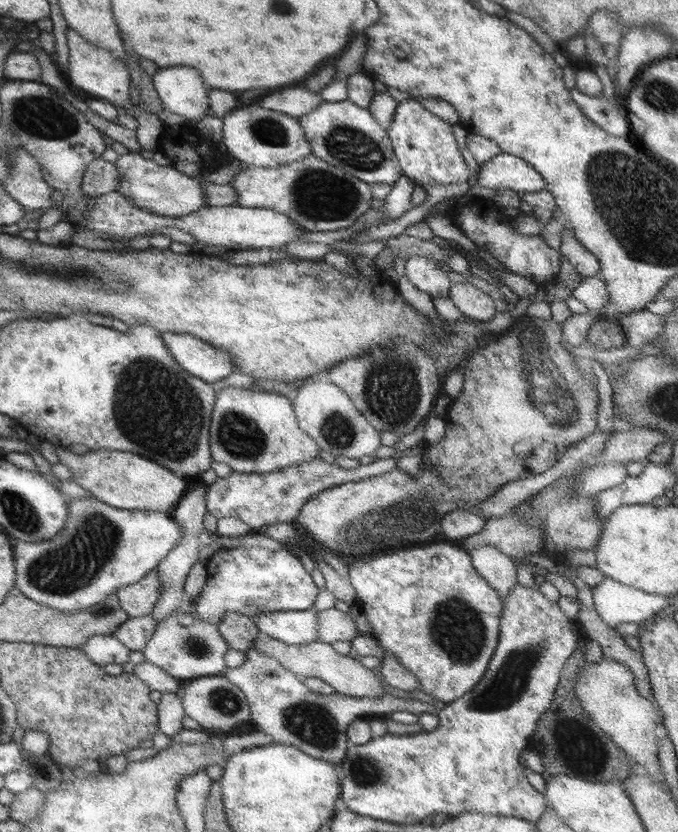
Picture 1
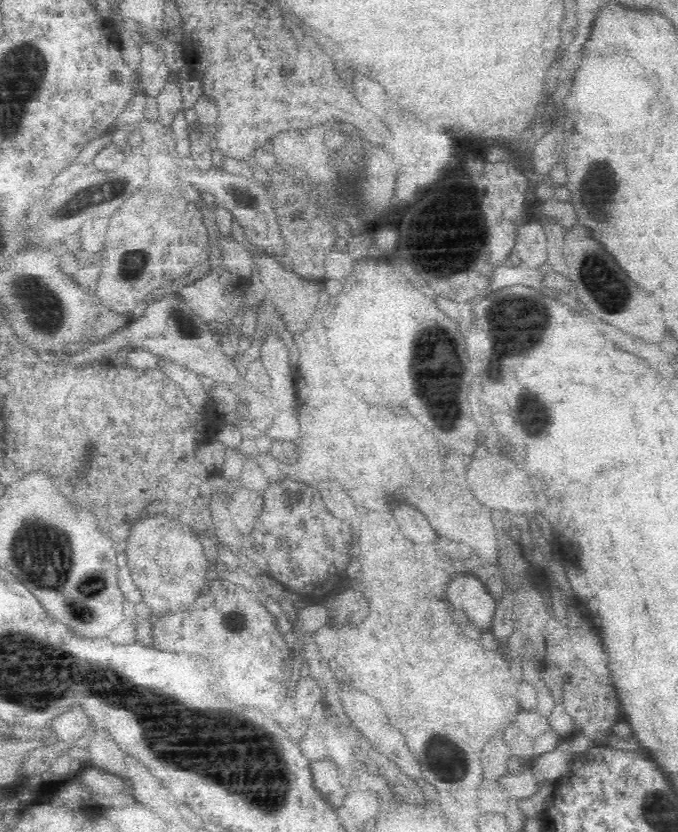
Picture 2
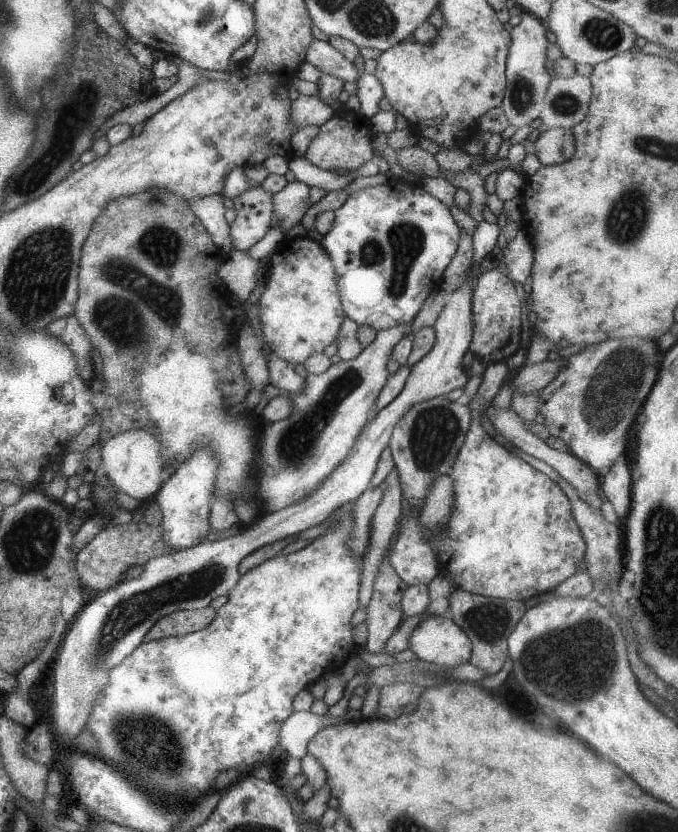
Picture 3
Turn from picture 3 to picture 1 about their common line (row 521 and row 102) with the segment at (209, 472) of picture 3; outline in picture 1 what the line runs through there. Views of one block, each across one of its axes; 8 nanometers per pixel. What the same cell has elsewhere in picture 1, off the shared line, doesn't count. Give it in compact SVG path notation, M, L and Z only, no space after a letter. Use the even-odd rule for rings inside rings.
M163 68L152 76L153 89L164 108L196 122L208 108L208 90L193 68Z

